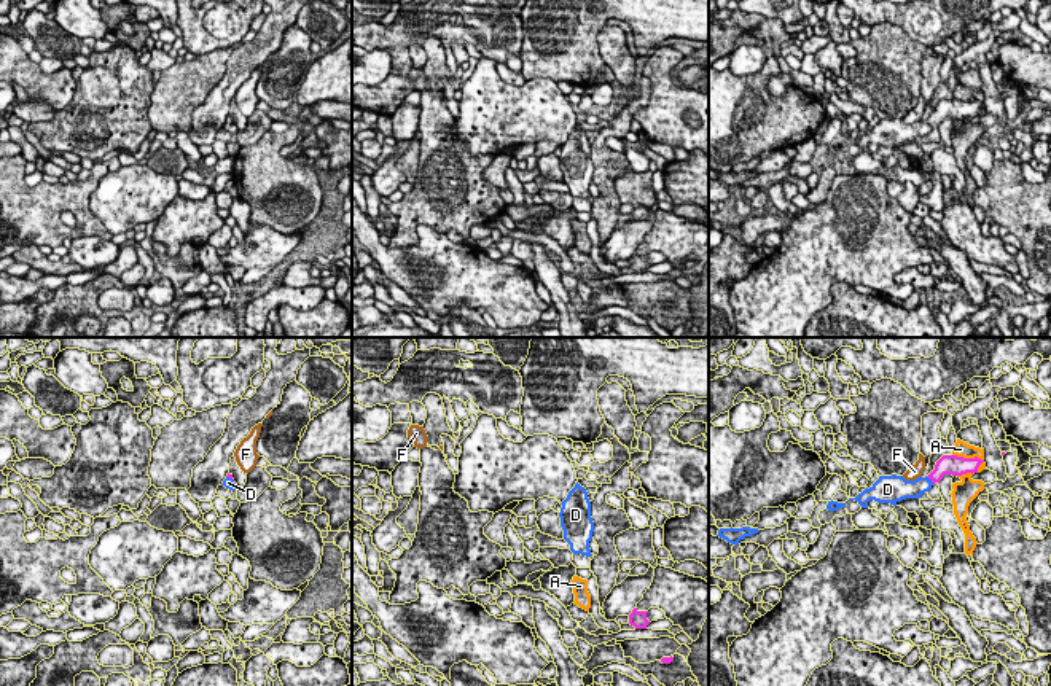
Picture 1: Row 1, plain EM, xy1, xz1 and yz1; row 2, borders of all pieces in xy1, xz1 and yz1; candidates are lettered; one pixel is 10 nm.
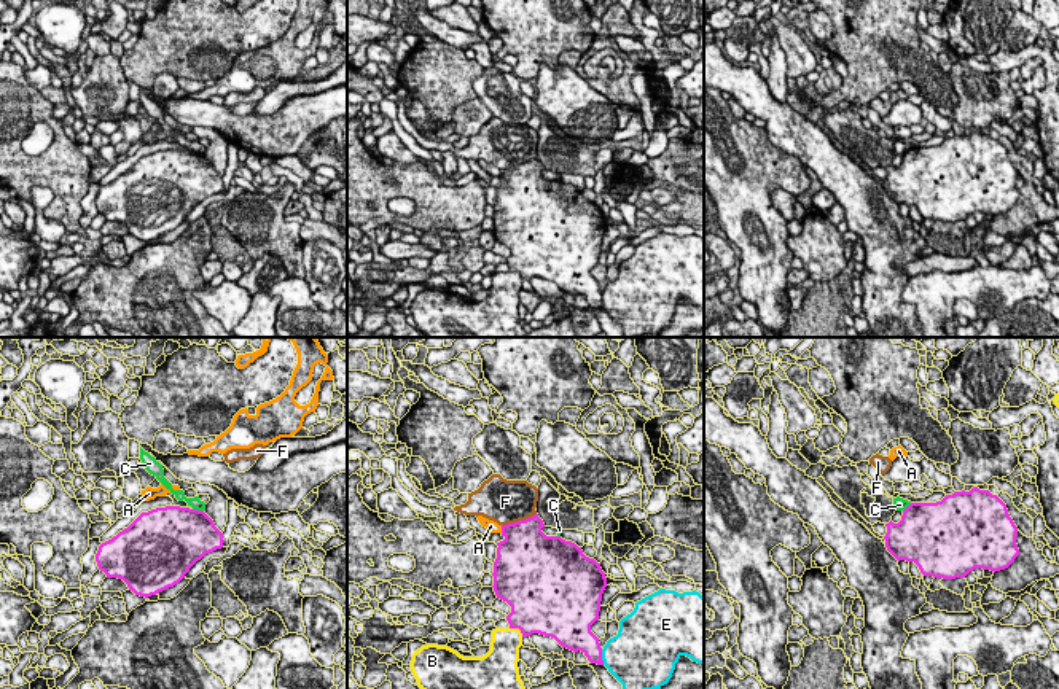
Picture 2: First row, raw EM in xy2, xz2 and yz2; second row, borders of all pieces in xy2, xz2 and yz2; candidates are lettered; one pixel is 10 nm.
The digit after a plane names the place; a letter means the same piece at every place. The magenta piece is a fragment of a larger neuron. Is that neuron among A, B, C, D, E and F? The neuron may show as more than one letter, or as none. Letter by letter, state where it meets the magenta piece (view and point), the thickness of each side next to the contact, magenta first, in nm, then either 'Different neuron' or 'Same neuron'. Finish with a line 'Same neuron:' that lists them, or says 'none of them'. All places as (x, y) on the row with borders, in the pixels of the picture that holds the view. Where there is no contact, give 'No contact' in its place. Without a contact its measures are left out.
A: Touches magenta at yz1 (968, 459). Thickness 200 nm (magenta) against 160 nm. Different neuron
B: Touches magenta at xz2 (518, 627). Thickness 480 nm (magenta) against 300 nm. Different neuron
C: Touches magenta at xy2 (196, 509). Thickness 500 nm (magenta) against 120 nm. Different neuron
D: Touches magenta at yz1 (930, 478). Thickness 190 nm (magenta) against 190 nm. Same neuron
E: Touches magenta at xz2 (601, 657). Thickness 240 nm (magenta) against 440 nm. Different neuron
F: Touches magenta at xz2 (519, 521). Thickness 440 nm (magenta) against 440 nm. Different neuron
Same neuron: D

